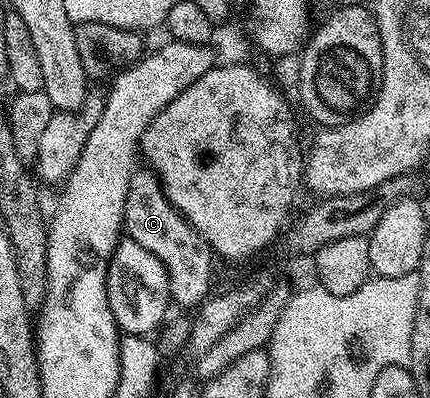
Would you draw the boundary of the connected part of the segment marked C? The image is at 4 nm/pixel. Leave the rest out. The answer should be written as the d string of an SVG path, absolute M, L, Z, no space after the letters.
M148 171L133 173L124 208L123 232L127 240L139 243L150 251L166 267L170 283L170 298L184 309L195 310L204 304L212 285L212 261L210 246L198 235L198 231L170 203L160 188L160 182Z

